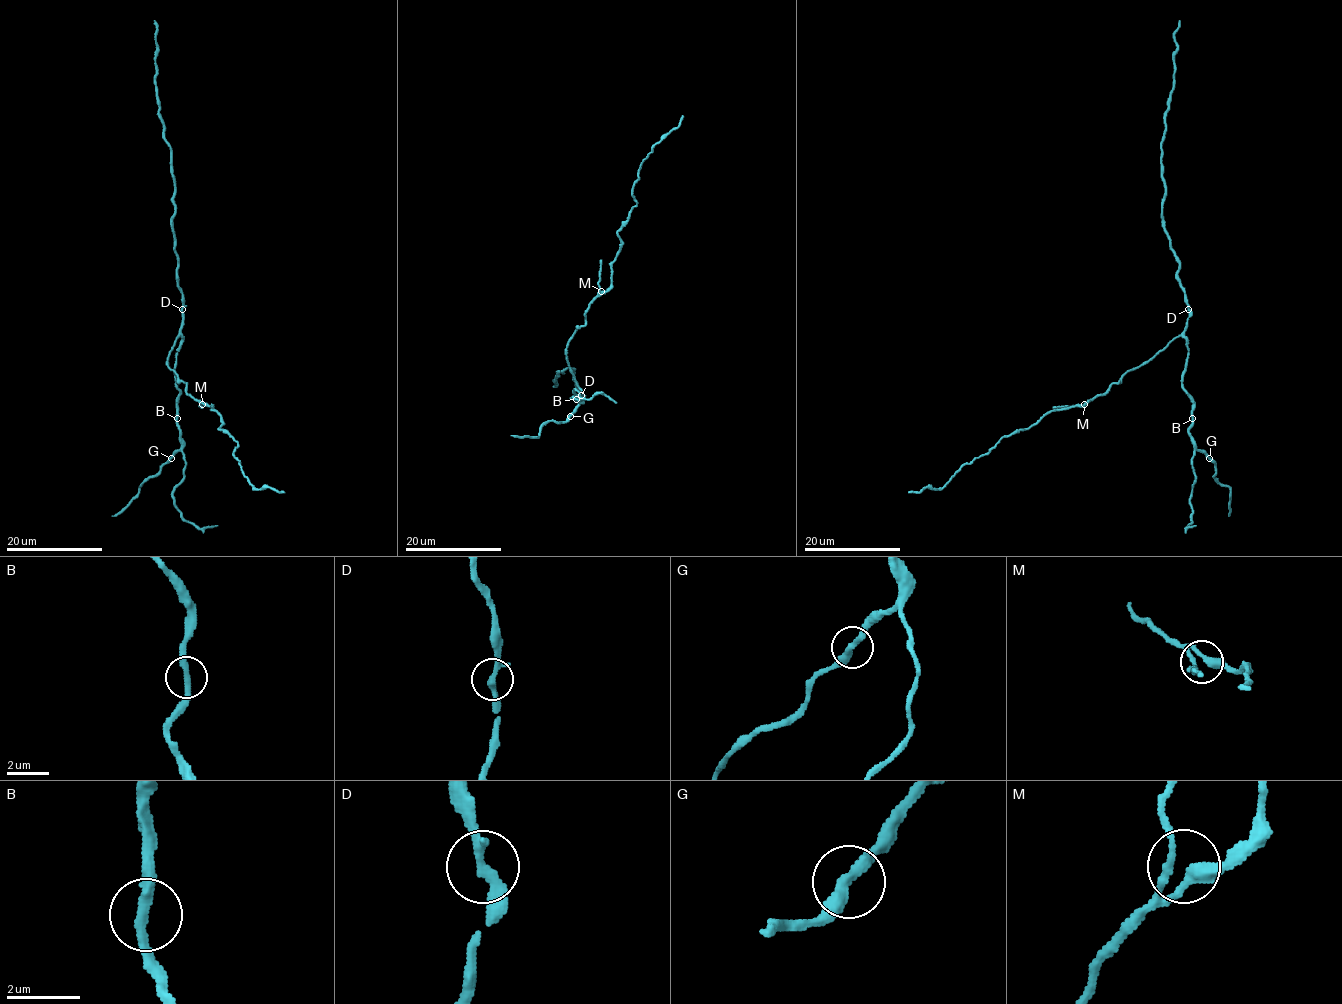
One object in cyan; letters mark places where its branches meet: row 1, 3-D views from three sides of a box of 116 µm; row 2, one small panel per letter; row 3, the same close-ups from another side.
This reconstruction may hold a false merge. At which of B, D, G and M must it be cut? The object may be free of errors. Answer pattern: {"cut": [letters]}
{"cut": []}

